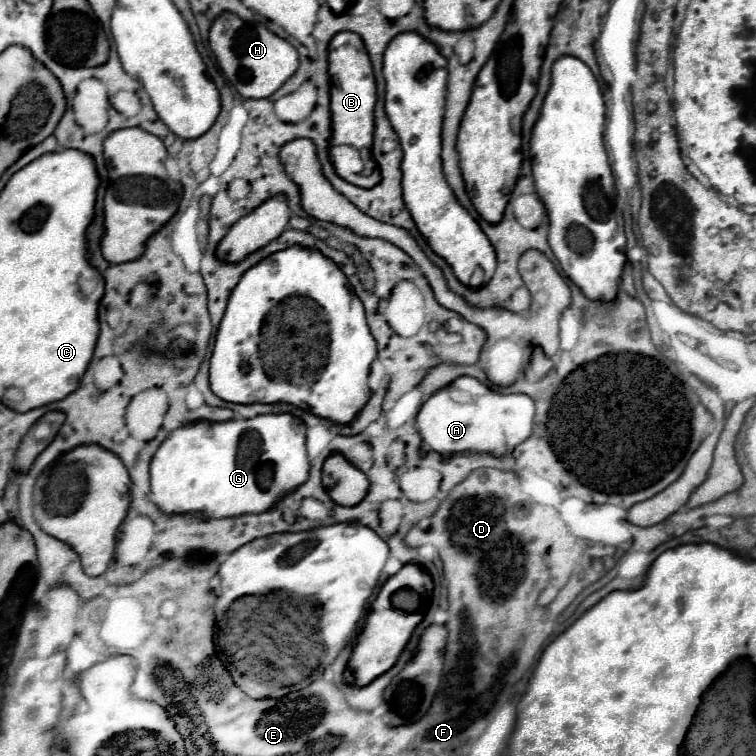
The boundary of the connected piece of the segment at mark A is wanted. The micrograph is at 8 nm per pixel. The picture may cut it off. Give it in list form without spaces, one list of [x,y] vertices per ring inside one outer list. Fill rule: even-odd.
[[[459,376],[433,392],[417,414],[417,430],[425,444],[439,454],[489,452],[501,456],[529,438],[535,402],[527,394],[501,394],[471,376]]]

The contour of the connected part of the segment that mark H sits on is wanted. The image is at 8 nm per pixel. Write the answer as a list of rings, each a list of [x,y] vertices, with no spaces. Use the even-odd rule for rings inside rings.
[[[231,12],[221,14],[213,22],[209,46],[221,70],[243,98],[269,98],[299,68],[299,52],[295,46],[267,30],[263,24],[245,22]]]

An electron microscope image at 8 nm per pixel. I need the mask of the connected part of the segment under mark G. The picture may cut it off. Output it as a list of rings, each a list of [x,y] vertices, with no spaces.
[[[287,412],[261,414],[249,420],[185,424],[163,440],[151,460],[149,500],[167,514],[199,512],[205,518],[265,512],[277,496],[307,480],[305,432],[305,422]]]

